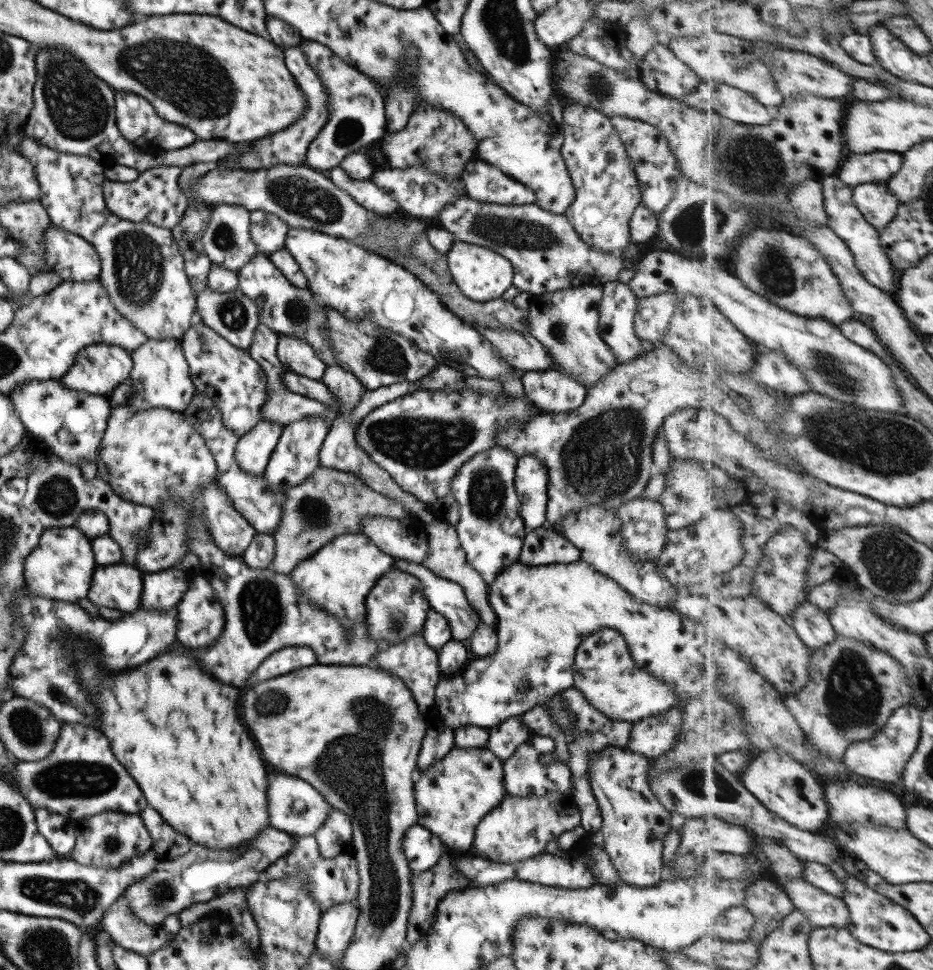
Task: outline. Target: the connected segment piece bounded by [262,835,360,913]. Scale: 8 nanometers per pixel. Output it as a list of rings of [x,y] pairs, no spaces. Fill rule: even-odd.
[[[312,835],[294,836],[294,847],[286,855],[274,861],[262,875],[262,879],[284,879],[292,873],[304,873],[306,875],[306,889],[321,908],[322,913],[337,904],[352,902],[359,895],[359,874],[357,871],[358,863],[351,851],[340,853],[334,858],[320,857],[318,855],[319,846]]]

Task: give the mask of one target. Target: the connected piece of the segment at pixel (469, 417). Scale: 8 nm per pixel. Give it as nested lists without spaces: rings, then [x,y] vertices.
[[[426,390],[395,398],[382,404],[364,419],[355,431],[357,444],[369,458],[409,494],[426,505],[438,508],[445,521],[456,526],[459,521],[458,501],[451,485],[460,466],[476,454],[497,446],[497,435],[513,425],[526,425],[531,417],[544,412],[526,395],[494,397],[474,391]]]

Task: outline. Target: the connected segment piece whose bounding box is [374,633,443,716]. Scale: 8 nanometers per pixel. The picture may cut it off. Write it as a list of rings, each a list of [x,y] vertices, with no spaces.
[[[421,633],[412,635],[398,644],[383,646],[374,660],[378,662],[378,667],[402,678],[418,703],[418,711],[422,713],[422,716],[430,708],[434,708],[436,685],[443,677],[439,667],[439,652],[426,643]]]

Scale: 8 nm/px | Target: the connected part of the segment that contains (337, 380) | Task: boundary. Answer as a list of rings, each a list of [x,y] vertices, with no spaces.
[[[327,365],[322,382],[340,399],[340,414],[347,418],[358,407],[362,394],[365,392],[363,384],[350,372],[340,365]]]

